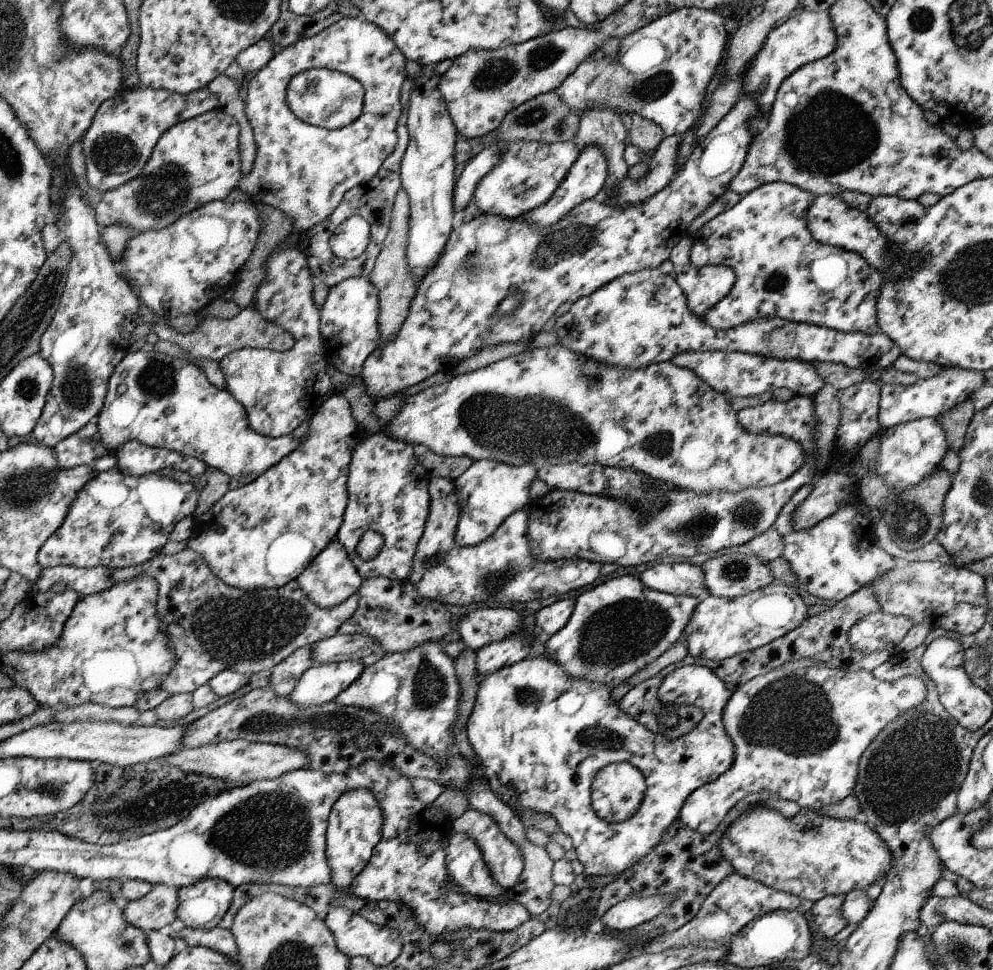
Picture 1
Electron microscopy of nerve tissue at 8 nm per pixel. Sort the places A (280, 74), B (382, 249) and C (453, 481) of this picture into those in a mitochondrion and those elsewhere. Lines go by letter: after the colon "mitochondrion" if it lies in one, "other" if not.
A: other
B: other
C: other

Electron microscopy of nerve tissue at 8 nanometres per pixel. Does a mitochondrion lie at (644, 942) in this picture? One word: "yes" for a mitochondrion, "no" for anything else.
no

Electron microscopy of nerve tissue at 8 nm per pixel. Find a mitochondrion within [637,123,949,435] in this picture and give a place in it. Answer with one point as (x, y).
(776, 281)

